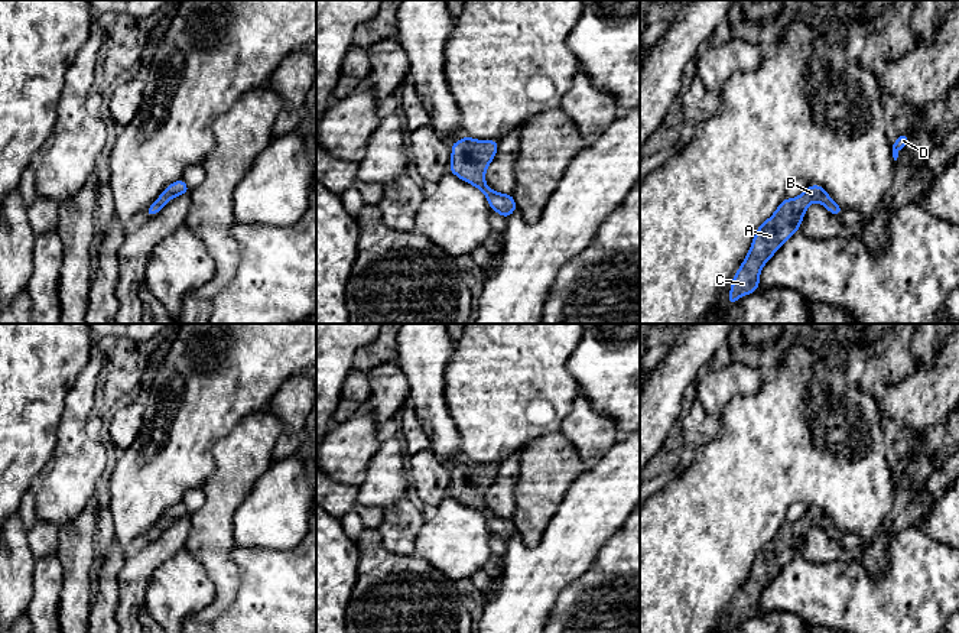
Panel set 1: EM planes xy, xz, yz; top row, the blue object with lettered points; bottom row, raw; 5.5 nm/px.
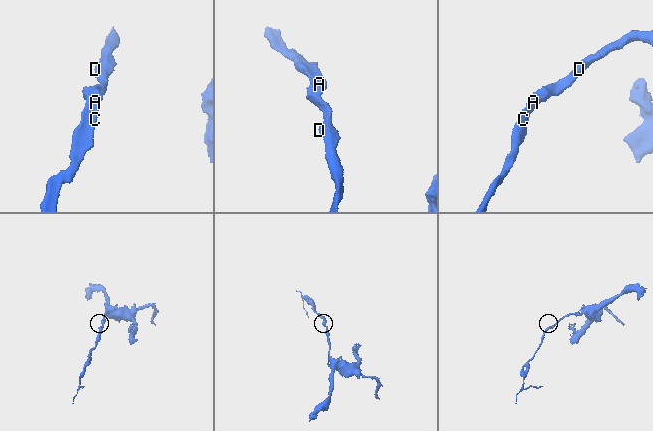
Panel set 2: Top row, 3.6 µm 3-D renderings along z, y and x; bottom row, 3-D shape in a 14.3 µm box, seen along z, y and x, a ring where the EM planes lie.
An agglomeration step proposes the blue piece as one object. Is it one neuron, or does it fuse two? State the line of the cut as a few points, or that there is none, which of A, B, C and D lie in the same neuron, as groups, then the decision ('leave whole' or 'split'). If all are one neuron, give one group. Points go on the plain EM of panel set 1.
no cut | A B C D | leave whole

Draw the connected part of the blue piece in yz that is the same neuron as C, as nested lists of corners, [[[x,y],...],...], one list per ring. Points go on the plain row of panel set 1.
[[[809,509],[794,523],[784,522],[774,538],[755,555],[750,575],[732,601],[728,629],[734,629],[742,619],[754,617],[760,611],[760,595],[773,578],[800,552],[806,532],[819,526],[838,541],[845,533],[835,528],[820,509]]]

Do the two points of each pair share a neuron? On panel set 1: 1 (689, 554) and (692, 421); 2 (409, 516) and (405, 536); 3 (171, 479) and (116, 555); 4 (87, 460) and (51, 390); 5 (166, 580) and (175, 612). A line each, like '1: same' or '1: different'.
1: different
2: same
3: different
4: different
5: same

